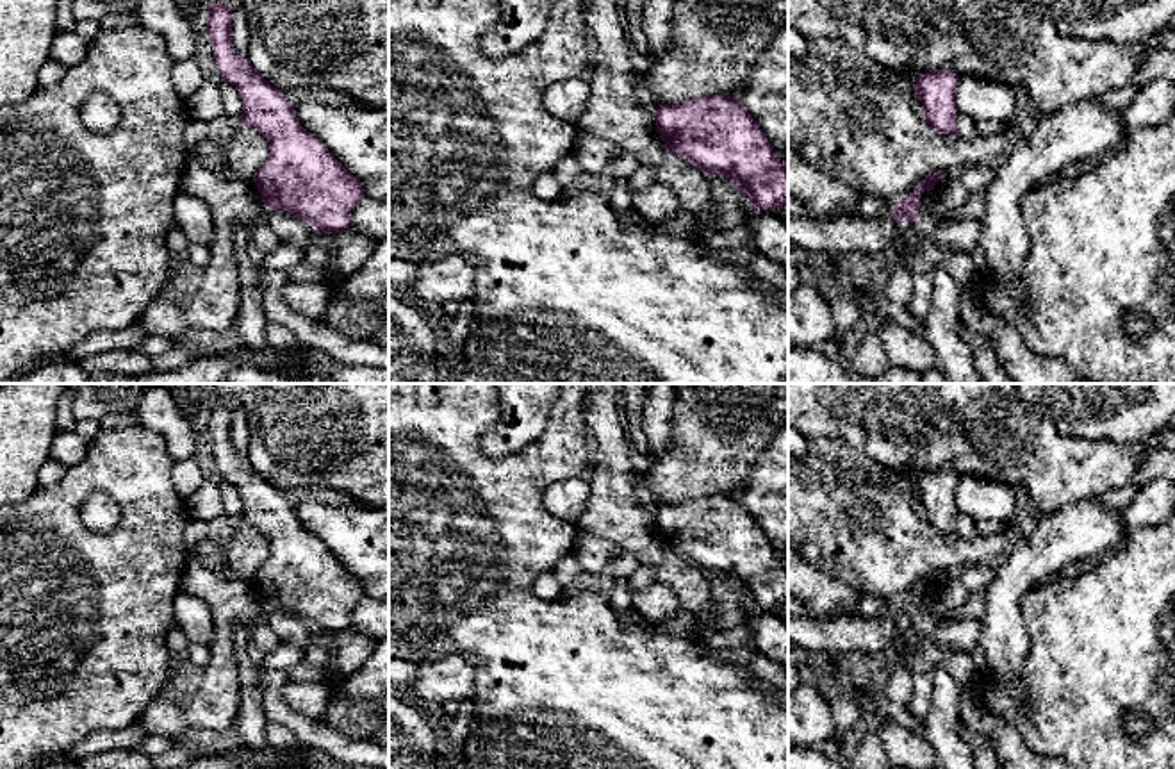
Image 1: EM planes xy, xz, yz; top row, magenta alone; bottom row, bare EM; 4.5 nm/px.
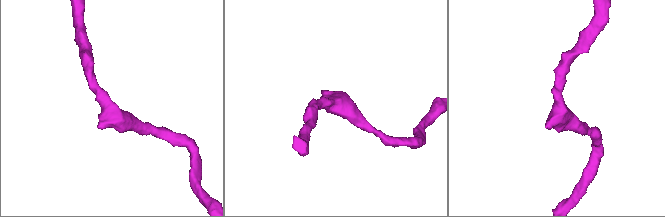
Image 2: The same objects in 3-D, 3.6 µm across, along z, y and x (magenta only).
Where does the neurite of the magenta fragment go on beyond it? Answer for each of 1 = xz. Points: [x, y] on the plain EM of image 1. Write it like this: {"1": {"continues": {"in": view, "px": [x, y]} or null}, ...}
{"1": {"continues": null}}

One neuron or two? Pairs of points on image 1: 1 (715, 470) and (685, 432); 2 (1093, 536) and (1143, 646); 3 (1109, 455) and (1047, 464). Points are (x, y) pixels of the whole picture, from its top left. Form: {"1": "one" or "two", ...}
{"1": "one", "2": "two", "3": "one"}

